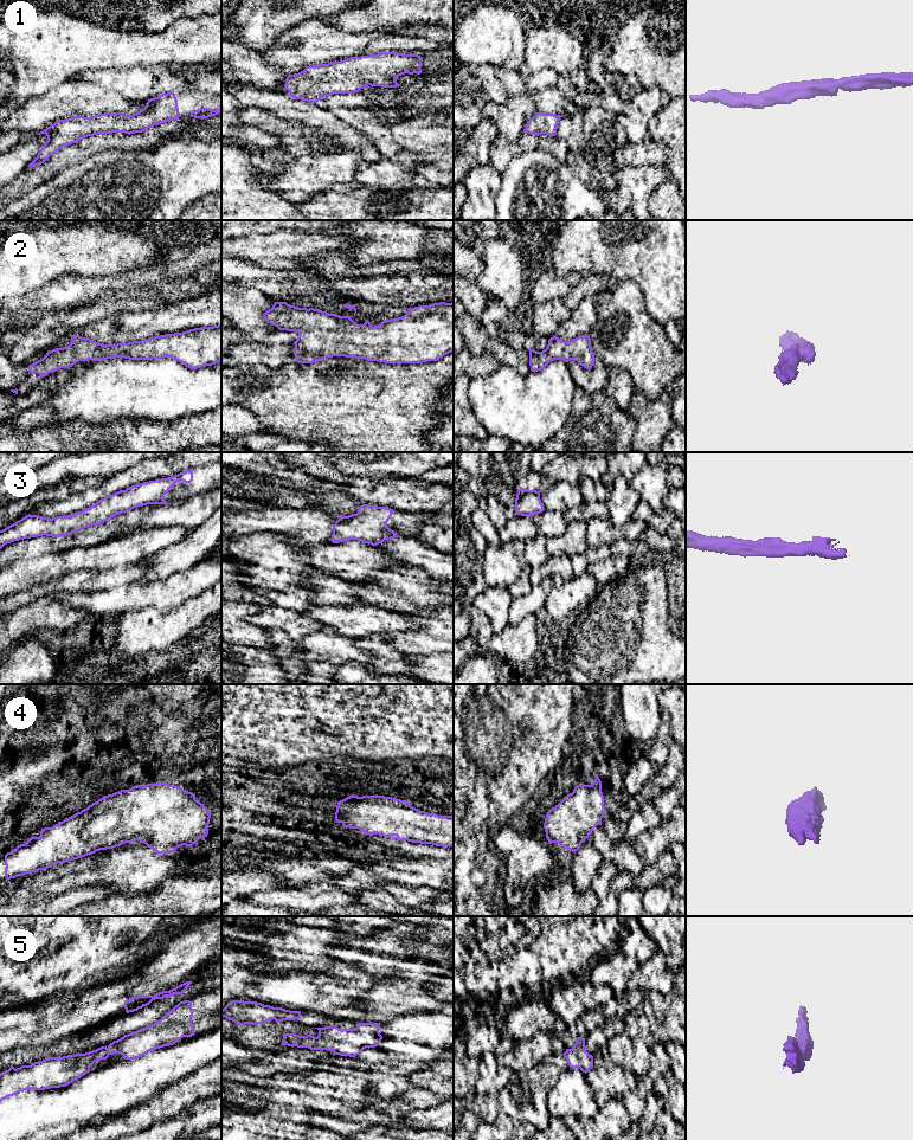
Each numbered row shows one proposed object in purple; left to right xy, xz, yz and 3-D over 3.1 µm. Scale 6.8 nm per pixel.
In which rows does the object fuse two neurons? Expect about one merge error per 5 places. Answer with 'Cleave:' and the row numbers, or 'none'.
Cleave: none

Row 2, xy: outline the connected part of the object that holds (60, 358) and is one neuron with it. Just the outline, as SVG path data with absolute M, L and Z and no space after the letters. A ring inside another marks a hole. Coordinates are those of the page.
M221 324L117 344L102 344L79 335L71 335L69 346L47 352L43 359L30 365L28 369L30 373L38 373L43 378L60 368L70 368L78 361L114 358L171 358L192 369L212 366L221 361Z

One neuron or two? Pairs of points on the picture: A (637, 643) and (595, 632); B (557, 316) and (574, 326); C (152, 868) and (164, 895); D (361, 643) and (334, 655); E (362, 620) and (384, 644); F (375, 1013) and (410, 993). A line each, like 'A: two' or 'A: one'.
A: one
B: two
C: two
D: two
E: two
F: one

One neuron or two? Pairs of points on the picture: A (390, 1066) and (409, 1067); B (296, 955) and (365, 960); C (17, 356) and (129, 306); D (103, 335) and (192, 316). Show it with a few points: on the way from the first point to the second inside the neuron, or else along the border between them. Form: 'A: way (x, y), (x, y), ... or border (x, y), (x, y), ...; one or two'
A: way (394, 1067), (404, 1067); one
B: way (313, 945), (348, 951); one
C: way (45, 330), (55, 324), (101, 310); one
D: way (126, 327), (169, 319); one

